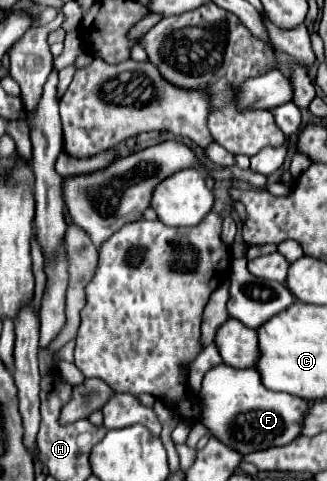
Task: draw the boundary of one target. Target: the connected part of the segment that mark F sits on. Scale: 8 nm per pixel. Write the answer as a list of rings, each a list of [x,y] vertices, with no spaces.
[[[225,363],[211,367],[203,375],[199,399],[201,407],[205,407],[199,423],[203,423],[213,437],[241,455],[291,443],[295,437],[299,437],[301,419],[307,411],[305,399],[265,389],[259,373],[253,367],[235,369]]]

